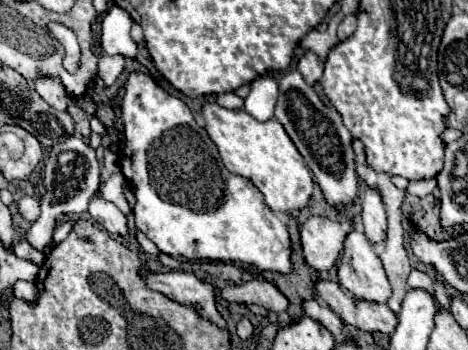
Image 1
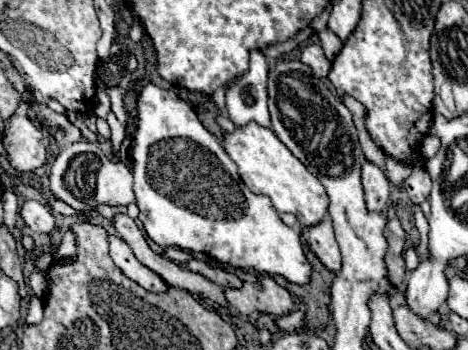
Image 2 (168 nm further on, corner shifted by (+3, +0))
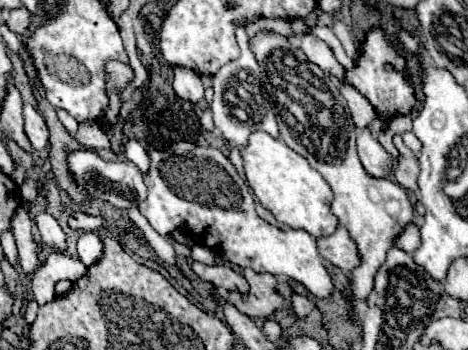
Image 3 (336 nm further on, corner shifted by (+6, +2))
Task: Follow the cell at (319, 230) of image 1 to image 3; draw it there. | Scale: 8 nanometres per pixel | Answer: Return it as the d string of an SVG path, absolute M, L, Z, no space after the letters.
M344 226L338 228L338 232L334 232L328 238L320 238L318 240L318 250L322 252L322 256L332 262L334 266L338 266L342 272L352 272L356 266L360 266L360 254L358 248L354 244L354 240L350 238L348 230Z

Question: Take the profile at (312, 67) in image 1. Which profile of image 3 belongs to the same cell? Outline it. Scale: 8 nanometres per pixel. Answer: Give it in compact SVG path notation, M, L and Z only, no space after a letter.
M304 36L300 48L308 56L308 60L318 64L324 72L330 72L334 76L344 76L346 74L346 70L338 64L336 56L332 54L332 48L324 40L320 40L316 36Z

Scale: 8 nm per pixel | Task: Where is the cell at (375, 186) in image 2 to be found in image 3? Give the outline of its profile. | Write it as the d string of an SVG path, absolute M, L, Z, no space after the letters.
M360 128L358 130L358 156L364 164L364 168L372 176L388 176L392 172L392 158L390 154L382 148L382 144L376 140L370 128Z

